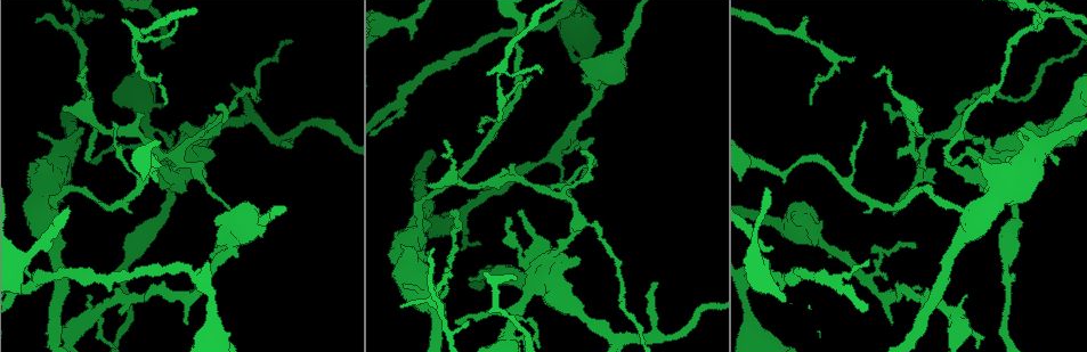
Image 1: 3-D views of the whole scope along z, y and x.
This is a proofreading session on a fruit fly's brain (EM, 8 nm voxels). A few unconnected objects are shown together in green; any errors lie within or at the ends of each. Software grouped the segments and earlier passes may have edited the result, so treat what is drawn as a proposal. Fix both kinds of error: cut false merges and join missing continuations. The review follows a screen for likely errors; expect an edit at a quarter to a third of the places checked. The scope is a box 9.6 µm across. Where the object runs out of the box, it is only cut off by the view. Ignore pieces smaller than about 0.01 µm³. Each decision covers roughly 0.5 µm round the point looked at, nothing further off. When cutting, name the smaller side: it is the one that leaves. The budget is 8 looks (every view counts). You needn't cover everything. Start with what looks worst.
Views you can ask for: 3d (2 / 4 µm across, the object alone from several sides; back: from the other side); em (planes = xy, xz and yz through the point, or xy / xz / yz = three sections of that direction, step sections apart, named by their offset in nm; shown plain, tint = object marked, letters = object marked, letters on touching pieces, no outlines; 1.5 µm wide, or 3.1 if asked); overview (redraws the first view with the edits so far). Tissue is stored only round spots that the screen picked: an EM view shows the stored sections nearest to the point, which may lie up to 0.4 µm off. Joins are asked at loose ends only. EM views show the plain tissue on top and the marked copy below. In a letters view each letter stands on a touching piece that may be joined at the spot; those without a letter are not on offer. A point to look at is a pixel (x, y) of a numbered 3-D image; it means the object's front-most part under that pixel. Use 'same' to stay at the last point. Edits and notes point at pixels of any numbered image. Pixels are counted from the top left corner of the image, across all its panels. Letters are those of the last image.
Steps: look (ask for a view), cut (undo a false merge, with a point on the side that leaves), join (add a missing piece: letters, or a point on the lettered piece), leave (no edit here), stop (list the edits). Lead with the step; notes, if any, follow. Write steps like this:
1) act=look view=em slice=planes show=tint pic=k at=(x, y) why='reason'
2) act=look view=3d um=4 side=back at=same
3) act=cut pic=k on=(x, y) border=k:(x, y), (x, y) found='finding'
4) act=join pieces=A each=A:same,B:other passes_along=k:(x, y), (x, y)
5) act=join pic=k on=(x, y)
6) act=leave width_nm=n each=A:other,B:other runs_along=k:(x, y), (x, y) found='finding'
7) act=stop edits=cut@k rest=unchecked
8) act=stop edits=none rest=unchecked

act=look view=em slice=planes show=letters pic=1 at=(39, 133) why='branch stops here'

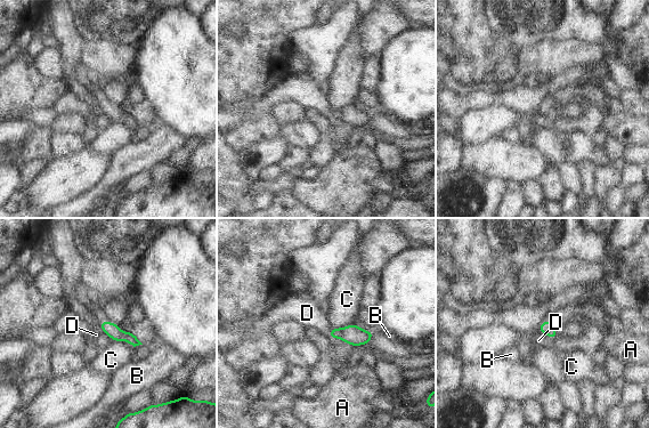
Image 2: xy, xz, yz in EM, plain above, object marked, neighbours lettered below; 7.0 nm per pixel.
act=leave each=A:other,B:other,C:other,D:other found='none of them fits'

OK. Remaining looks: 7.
act=look view=em slice=planes show=letters pic=1 at=(920, 287) why='tapers out'

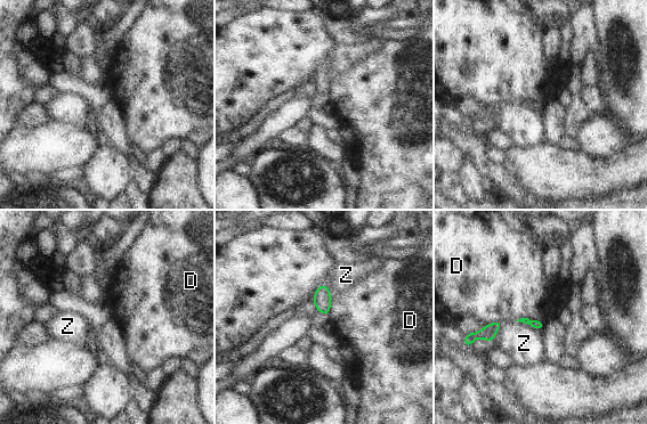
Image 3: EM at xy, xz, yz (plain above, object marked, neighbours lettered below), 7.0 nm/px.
act=leave each=D:other,Z:other border=3:(323, 283), (330, 295), (330, 315) found='no lettered piece goes on from it'

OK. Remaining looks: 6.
act=look view=3d um=4 pic=1 at=(572, 307) why='calibre changes'

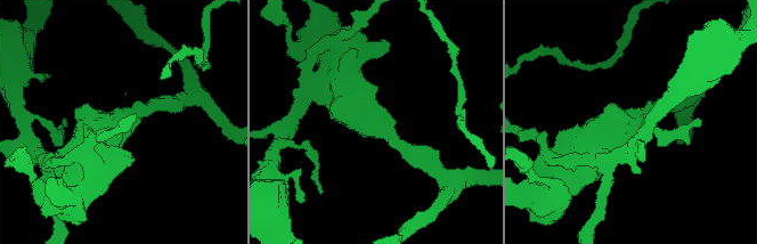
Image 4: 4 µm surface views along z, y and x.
act=look view=em slice=planes show=letters pic=4 at=(377, 122)

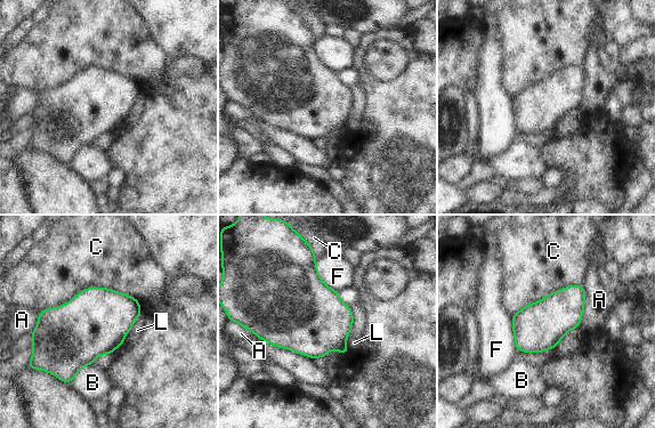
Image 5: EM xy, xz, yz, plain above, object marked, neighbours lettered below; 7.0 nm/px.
act=leave longest_contact=C:750nm each=A:other,B:other,C:other,F:other,L:other border=5:(582, 284), (584, 308), (576, 329) found='continuous, no second neuron'

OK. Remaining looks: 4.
act=look view=3d um=2 side=back pic=1 at=(205, 174) why='branch stops here'

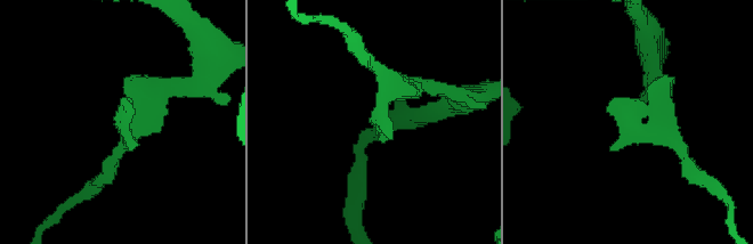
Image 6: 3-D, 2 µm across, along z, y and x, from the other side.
act=look view=em slice=planes show=letters pic=6 at=(382, 142)

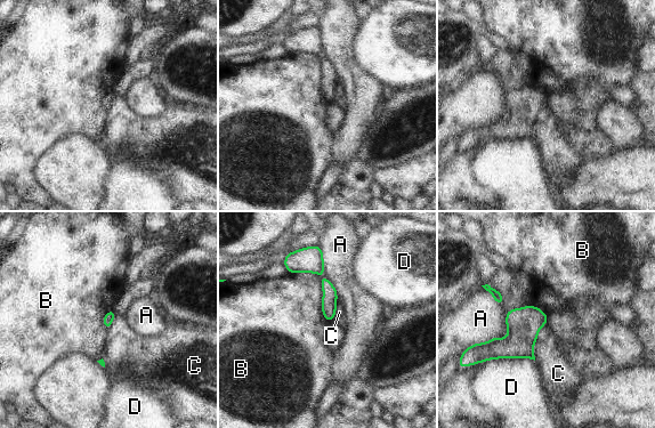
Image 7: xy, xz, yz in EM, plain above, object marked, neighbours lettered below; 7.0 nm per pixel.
act=leave each=A:other,B:other,C:other,D:other runs_along=7:(316, 253), (330, 317) found='no lettered piece goes on from it'

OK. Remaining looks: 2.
act=stop edits=none rest=unchecked

